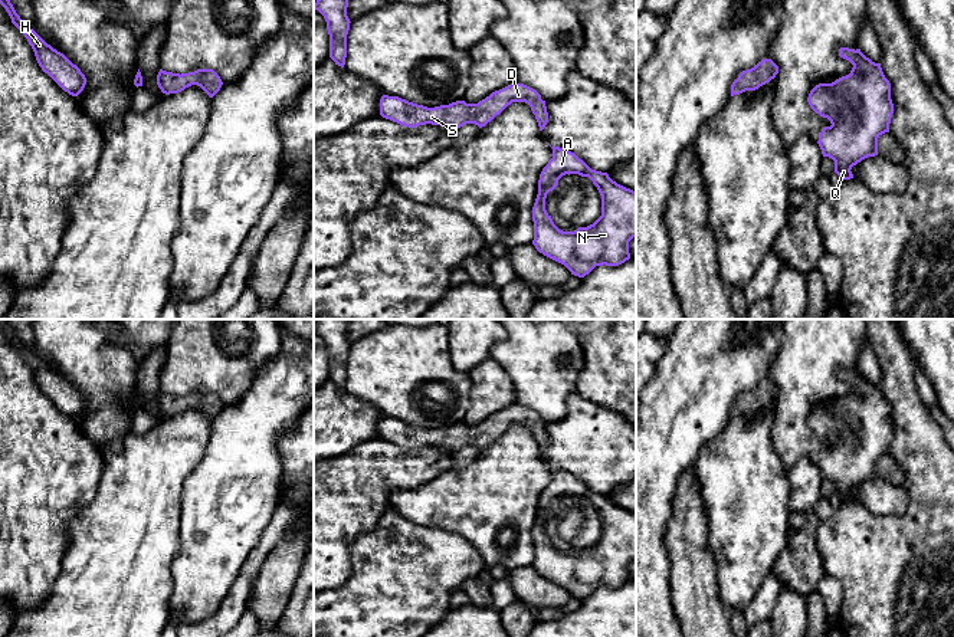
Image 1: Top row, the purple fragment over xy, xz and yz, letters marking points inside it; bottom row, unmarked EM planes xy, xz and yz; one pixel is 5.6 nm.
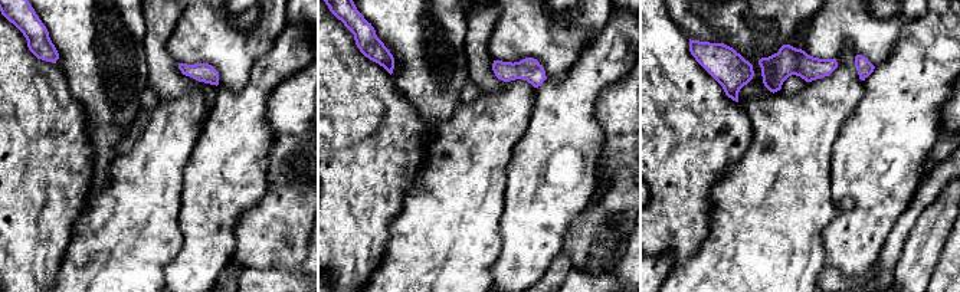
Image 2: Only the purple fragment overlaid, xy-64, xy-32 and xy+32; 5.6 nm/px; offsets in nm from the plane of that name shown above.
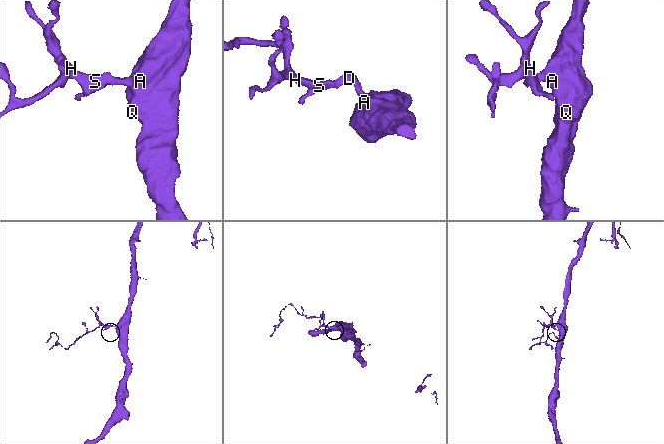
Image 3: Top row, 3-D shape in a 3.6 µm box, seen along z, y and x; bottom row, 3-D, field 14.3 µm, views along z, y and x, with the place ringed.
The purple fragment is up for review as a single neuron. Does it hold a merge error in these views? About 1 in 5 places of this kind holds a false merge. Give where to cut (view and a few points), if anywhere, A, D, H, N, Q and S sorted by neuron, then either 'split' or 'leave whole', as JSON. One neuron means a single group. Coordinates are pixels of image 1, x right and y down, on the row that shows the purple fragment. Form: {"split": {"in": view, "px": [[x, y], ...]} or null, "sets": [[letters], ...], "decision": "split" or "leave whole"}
{"split": null, "sets": [["A", "D", "H", "N", "Q", "S"]], "decision": "leave whole"}

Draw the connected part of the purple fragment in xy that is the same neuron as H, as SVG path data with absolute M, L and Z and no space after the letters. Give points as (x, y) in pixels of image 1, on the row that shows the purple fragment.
M0 0L0 4L9 13L12 23L27 39L42 70L47 73L65 92L72 96L78 96L86 85L86 78L81 69L73 65L63 53L47 45L33 29L27 27L16 13L10 0Z

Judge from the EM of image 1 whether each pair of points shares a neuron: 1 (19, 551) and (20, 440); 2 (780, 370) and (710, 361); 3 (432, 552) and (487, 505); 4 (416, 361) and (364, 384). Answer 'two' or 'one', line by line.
1: one
2: two
3: two
4: one

